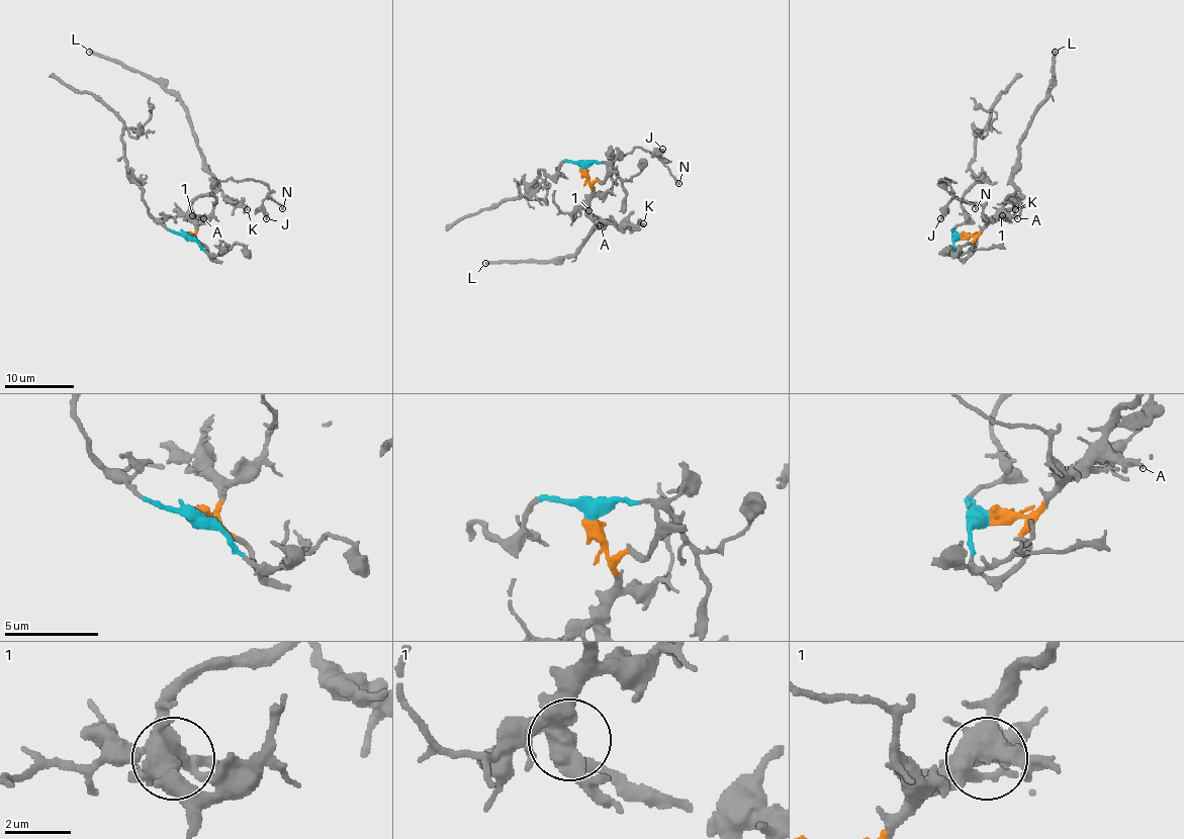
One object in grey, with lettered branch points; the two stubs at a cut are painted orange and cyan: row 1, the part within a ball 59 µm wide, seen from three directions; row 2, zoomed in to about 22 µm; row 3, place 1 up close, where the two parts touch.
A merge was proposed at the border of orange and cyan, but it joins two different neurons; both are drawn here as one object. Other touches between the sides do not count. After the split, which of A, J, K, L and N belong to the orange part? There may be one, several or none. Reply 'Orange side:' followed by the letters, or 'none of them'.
Orange side: A, J, K, L, N

